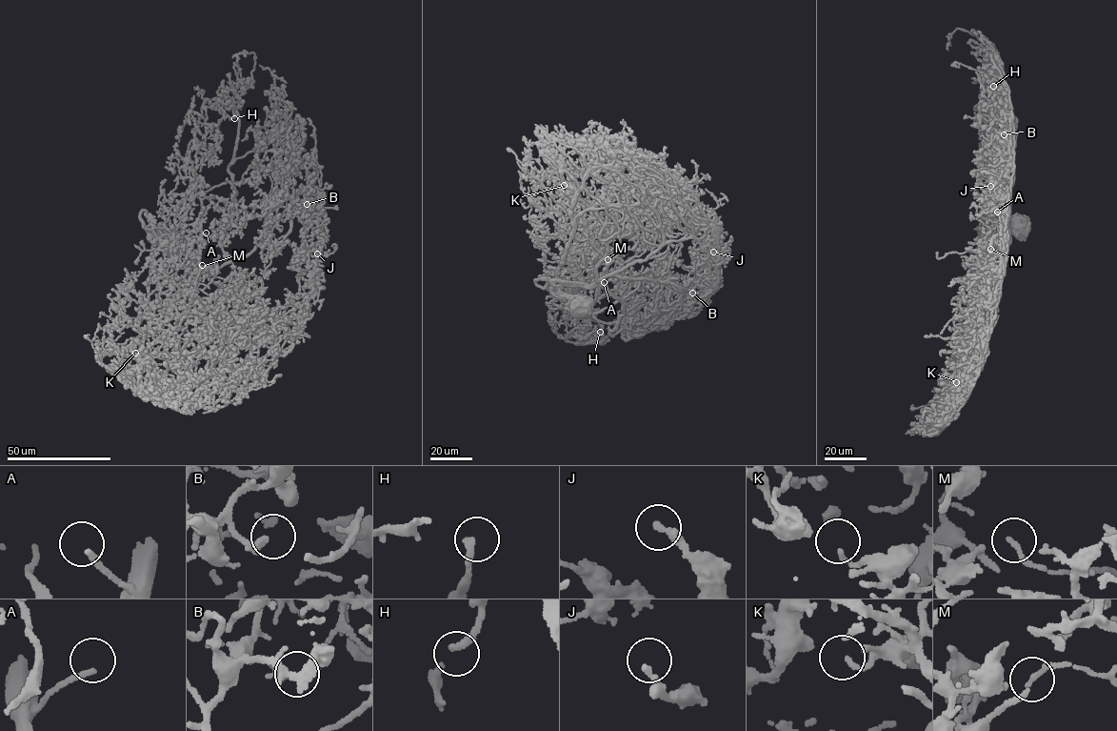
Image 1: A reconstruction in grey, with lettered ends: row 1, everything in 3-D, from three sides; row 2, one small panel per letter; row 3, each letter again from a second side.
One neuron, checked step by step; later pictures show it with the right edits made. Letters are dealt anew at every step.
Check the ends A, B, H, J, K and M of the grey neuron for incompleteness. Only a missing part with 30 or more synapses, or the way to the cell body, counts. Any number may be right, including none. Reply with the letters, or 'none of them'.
A, B, H

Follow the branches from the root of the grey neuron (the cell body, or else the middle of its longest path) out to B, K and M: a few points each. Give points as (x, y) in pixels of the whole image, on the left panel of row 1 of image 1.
B: (177, 247), (212, 272), (258, 245), (279, 244), (290, 208), (307, 204)
K: (177, 247), (161, 233), (152, 247), (149, 327), (142, 342), (136, 343), (140, 344), (139, 357), (135, 353)
M: (177, 247), (159, 233), (189, 254), (185, 287), (203, 289), (210, 282), (212, 268), (202, 265)

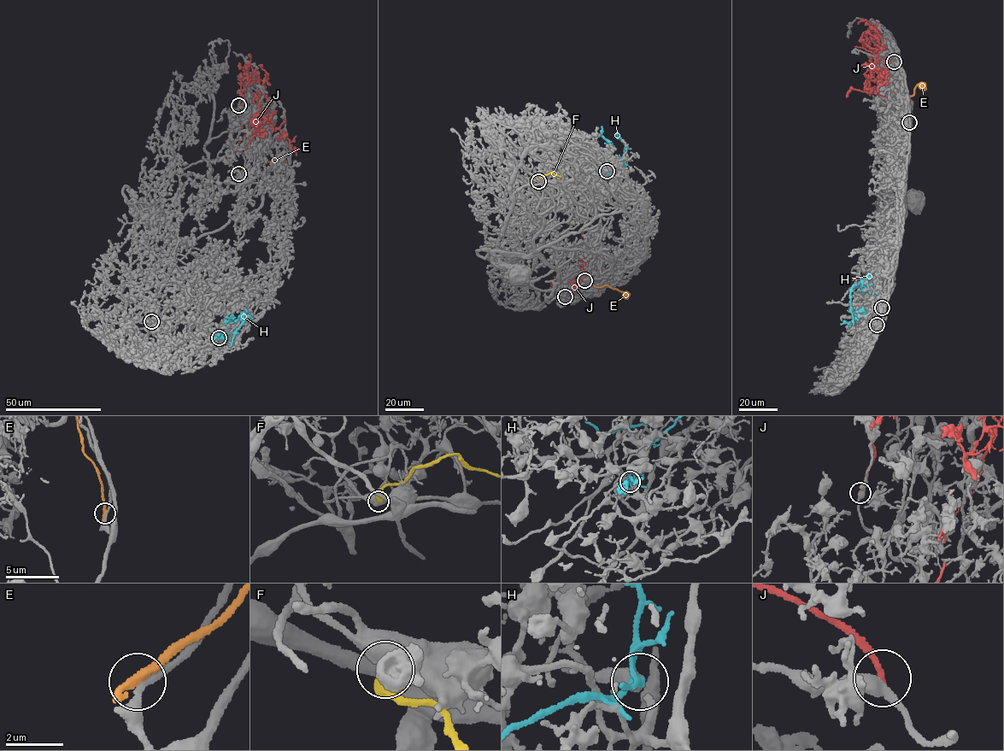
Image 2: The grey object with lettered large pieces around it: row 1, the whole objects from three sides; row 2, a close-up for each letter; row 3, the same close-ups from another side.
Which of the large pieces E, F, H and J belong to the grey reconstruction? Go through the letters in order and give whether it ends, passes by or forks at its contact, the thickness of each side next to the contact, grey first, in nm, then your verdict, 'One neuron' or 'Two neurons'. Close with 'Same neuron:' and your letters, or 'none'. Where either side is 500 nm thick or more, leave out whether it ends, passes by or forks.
E: It ends there. Thickness 200 nm (grey) against 400 nm. Two neurons
F: Thickness 650 nm (grey) against 550 nm. Two neurons
H: It passes by. Thickness 300 nm (grey) against 150 nm. Two neurons
J: It ends there. Thickness 360 nm (grey) against 220 nm. Two neurons
Same neuron: none

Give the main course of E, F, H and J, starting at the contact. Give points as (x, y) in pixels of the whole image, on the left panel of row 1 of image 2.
E: (238, 173), (253, 155), (268, 161), (281, 159), (282, 167)
F: (151, 321), (161, 331), (173, 329)
H: (219, 337), (227, 325), (243, 313), (246, 315), (247, 319), (236, 330), (230, 347)
J: (237, 105), (244, 67), (249, 64), (261, 88), (258, 109), (237, 150), (244, 153), (256, 127)

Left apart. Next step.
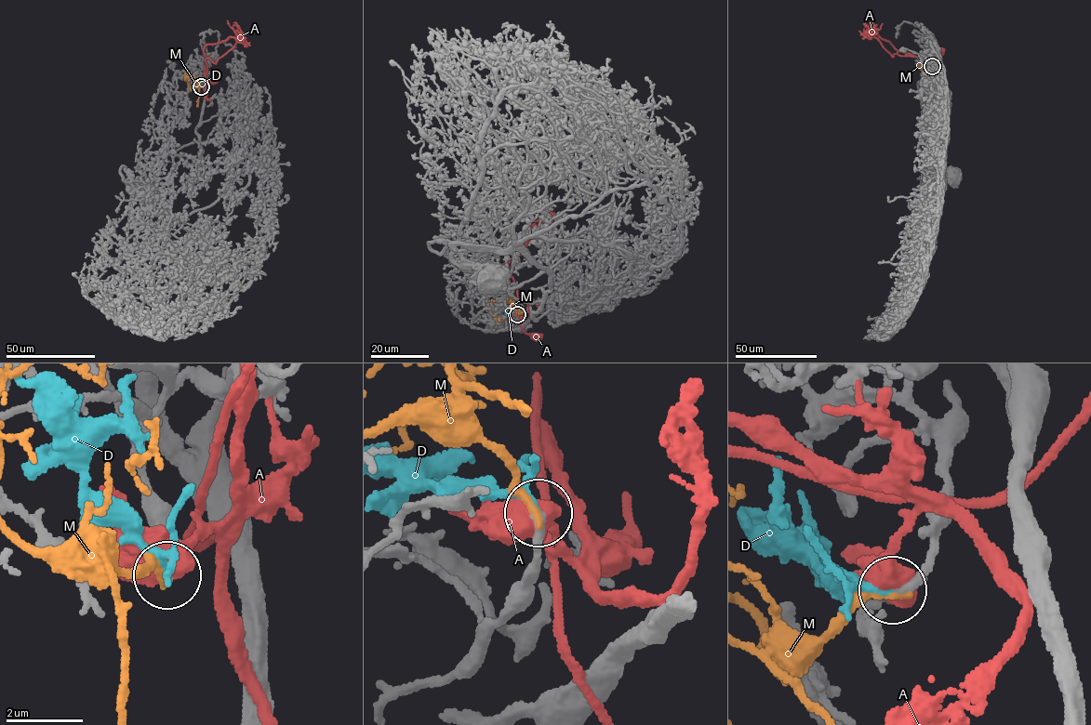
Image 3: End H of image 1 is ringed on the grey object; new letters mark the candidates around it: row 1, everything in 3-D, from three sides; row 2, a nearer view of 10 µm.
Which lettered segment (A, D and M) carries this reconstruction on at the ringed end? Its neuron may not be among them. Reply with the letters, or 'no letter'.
D

